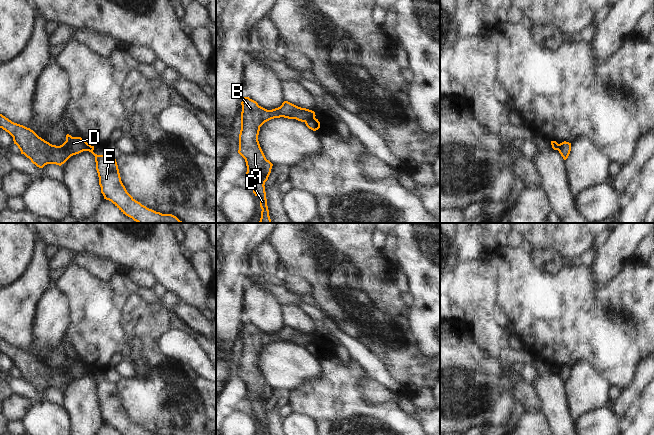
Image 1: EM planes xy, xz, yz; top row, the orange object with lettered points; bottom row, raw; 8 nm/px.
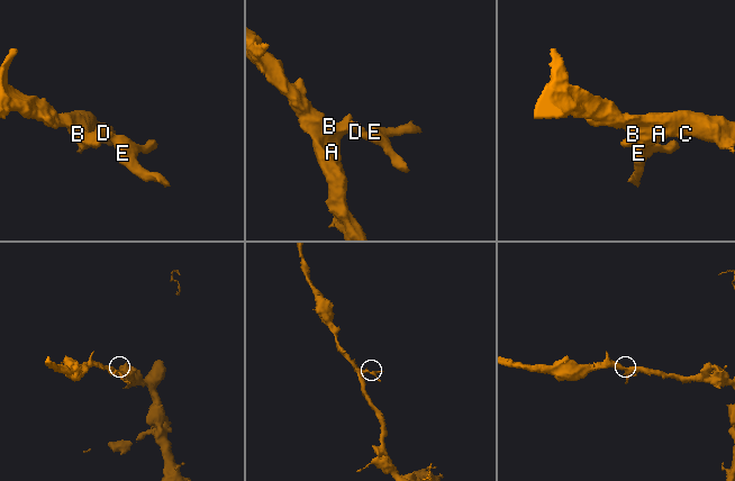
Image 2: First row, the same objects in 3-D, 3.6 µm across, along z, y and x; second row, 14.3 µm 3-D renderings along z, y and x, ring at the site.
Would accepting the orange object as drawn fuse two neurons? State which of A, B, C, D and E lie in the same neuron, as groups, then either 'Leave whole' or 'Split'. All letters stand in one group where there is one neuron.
Groups: A B C D / E. Split

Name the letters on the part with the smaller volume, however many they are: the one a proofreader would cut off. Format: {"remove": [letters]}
{"remove": ["E"]}

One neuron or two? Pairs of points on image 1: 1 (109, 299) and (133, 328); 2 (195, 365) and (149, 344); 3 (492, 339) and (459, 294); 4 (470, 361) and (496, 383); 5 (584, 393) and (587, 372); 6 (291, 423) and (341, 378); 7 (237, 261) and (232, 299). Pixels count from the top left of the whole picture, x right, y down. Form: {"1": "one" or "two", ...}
{"1": "two", "2": "two", "3": "one", "4": "one", "5": "one", "6": "two", "7": "one"}

